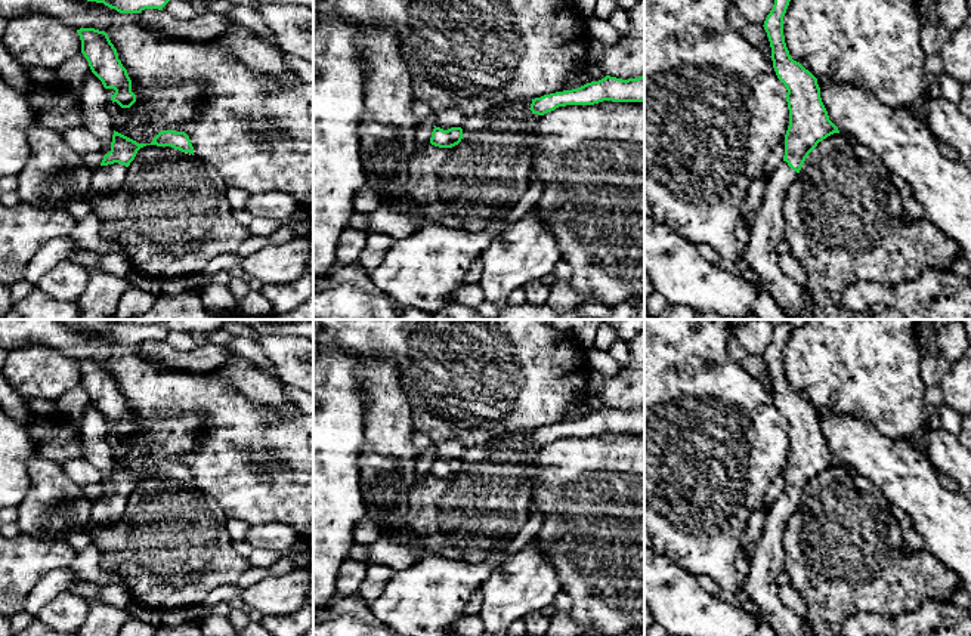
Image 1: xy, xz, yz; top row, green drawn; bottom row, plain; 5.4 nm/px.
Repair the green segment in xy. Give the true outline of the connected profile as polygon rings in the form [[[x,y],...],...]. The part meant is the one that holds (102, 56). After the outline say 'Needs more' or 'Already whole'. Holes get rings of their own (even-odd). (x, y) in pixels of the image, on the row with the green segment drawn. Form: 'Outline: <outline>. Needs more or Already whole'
Outline: [[[80,28],[77,33],[81,40],[81,53],[87,59],[92,72],[105,89],[115,90],[111,101],[121,108],[130,108],[136,102],[136,95],[132,92],[132,80],[108,34],[95,28]]]. Already whole

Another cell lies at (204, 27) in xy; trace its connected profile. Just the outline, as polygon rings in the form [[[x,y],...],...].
[[[201,9],[197,16],[183,22],[183,28],[177,30],[177,35],[192,43],[208,43],[228,31],[232,22],[225,13],[213,13]]]

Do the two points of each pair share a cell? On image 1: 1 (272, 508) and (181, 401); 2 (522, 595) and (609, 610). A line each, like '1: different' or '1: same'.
1: same
2: different

